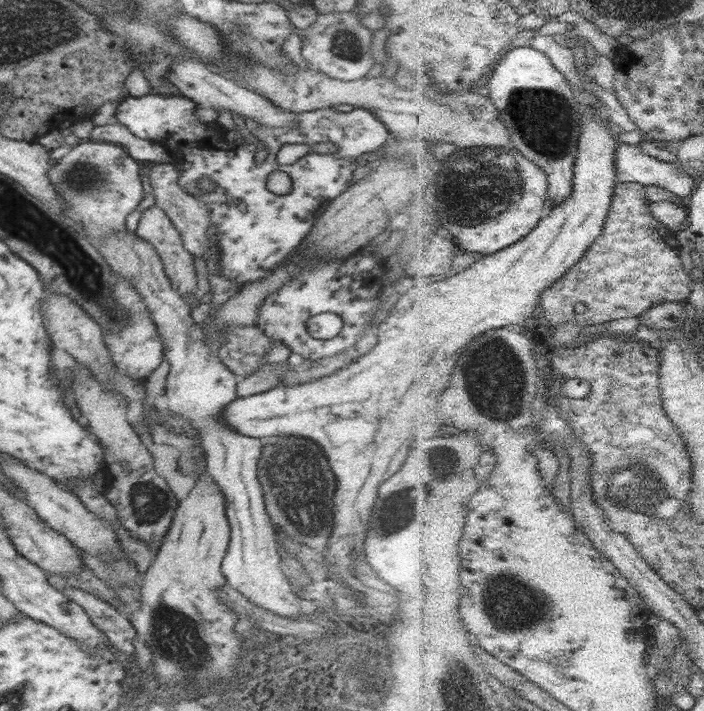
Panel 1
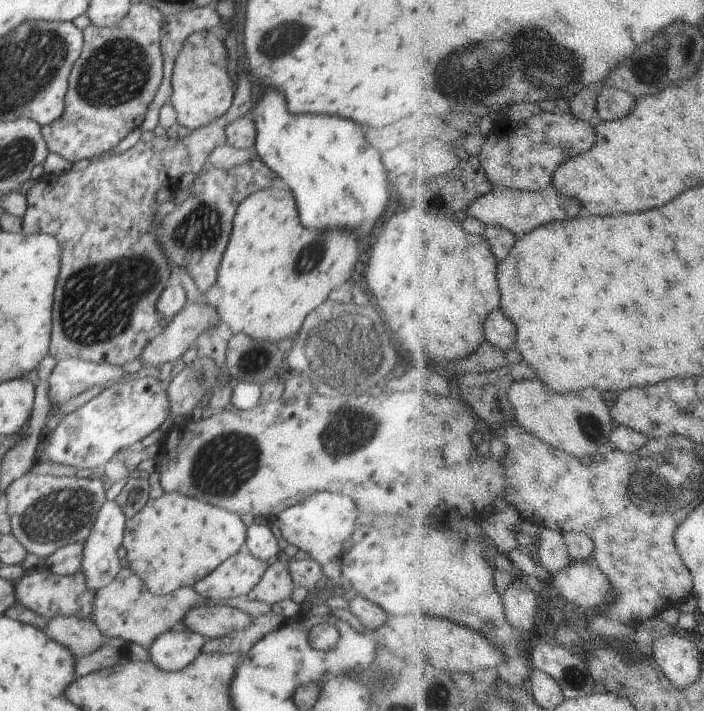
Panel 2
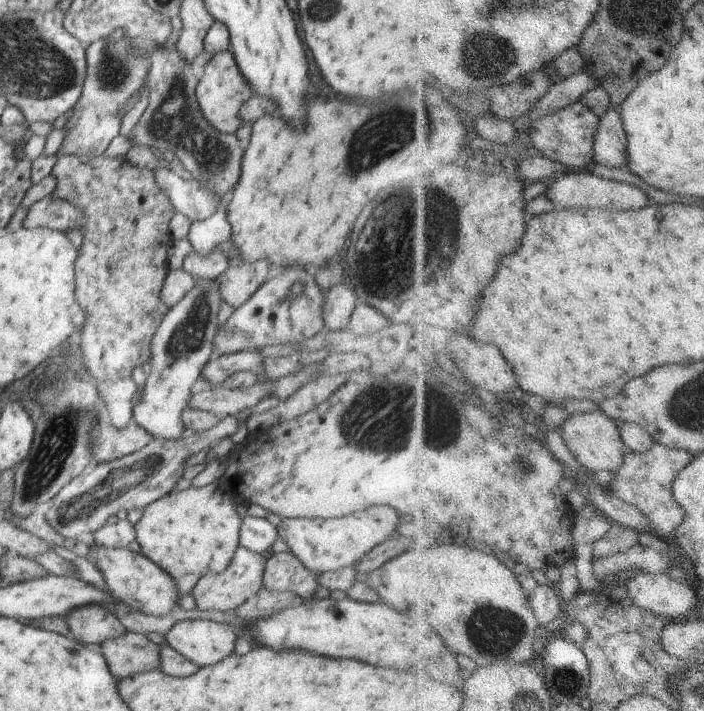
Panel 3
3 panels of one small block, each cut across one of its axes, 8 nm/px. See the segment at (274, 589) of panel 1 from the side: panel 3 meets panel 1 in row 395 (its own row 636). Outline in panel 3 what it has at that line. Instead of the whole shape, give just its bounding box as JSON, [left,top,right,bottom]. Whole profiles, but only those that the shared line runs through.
[166,620,237,666]

